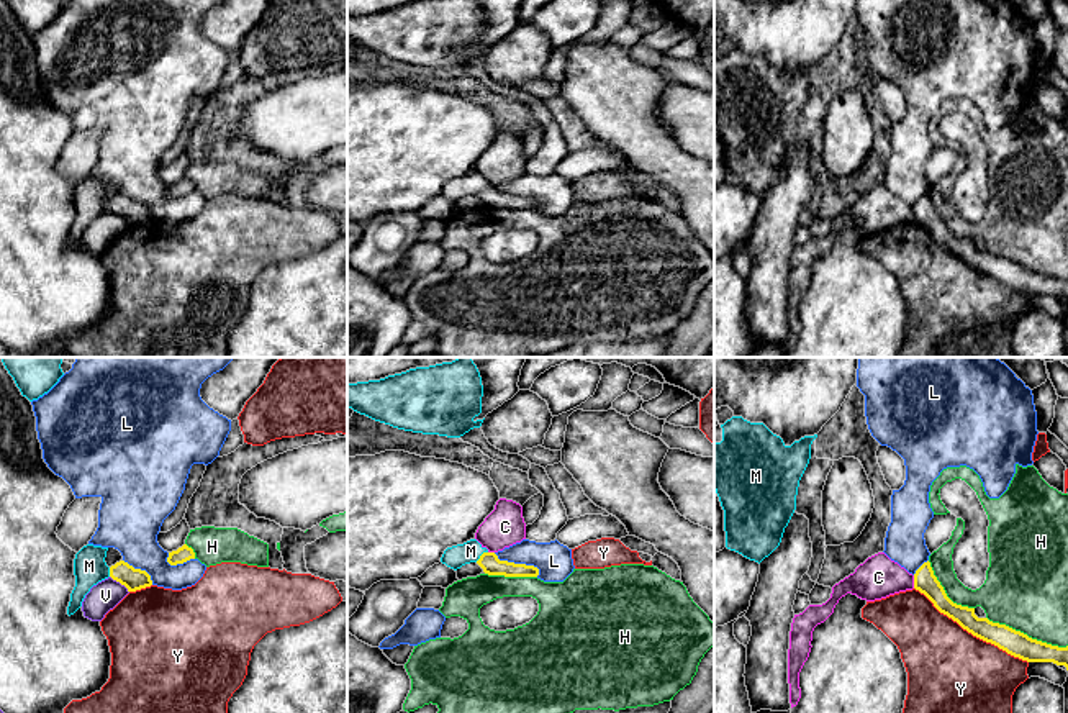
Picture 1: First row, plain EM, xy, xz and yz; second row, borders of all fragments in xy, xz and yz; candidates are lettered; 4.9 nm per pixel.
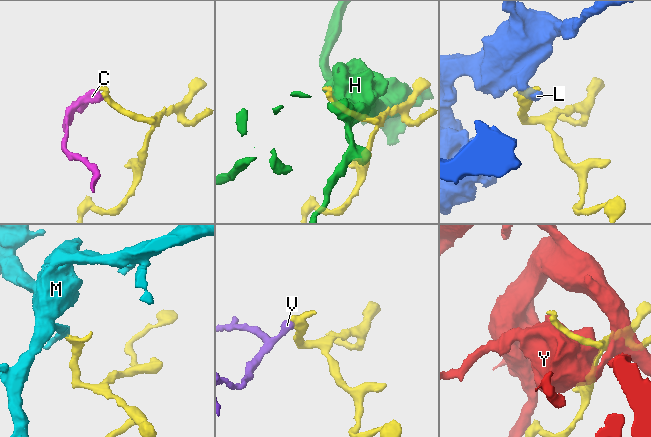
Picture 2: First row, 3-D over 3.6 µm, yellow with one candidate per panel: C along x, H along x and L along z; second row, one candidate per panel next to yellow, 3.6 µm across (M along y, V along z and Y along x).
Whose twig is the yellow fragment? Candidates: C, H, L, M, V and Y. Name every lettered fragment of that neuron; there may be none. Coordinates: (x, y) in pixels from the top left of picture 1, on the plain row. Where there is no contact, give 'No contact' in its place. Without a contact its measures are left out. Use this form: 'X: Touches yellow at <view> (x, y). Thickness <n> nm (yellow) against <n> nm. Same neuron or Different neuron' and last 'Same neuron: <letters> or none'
C: Touches yellow at yz (914, 215). Thickness 110 nm (yellow) against 200 nm. Different neuron
H: Touches yellow at yz (1026, 267). Thickness 120 nm (yellow) against 400 nm. Different neuron
L: Touches yellow at xz (518, 197). Thickness 100 nm (yellow) against 180 nm. Different neuron
M: Touches yellow at xz (480, 189). Thickness 100 nm (yellow) against 110 nm. Same neuron
V: Touches yellow at xy (120, 215). Thickness 110 nm (yellow) against 150 nm. Different neuron
Y: Touches yellow at yz (972, 266). Thickness 120 nm (yellow) against 480 nm. Different neuron
Same neuron: M

